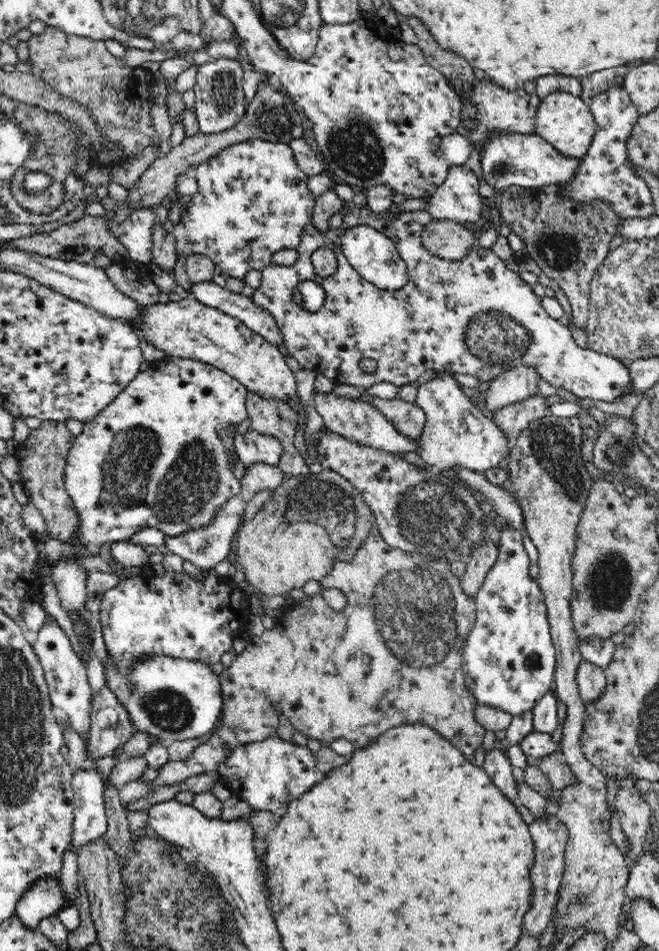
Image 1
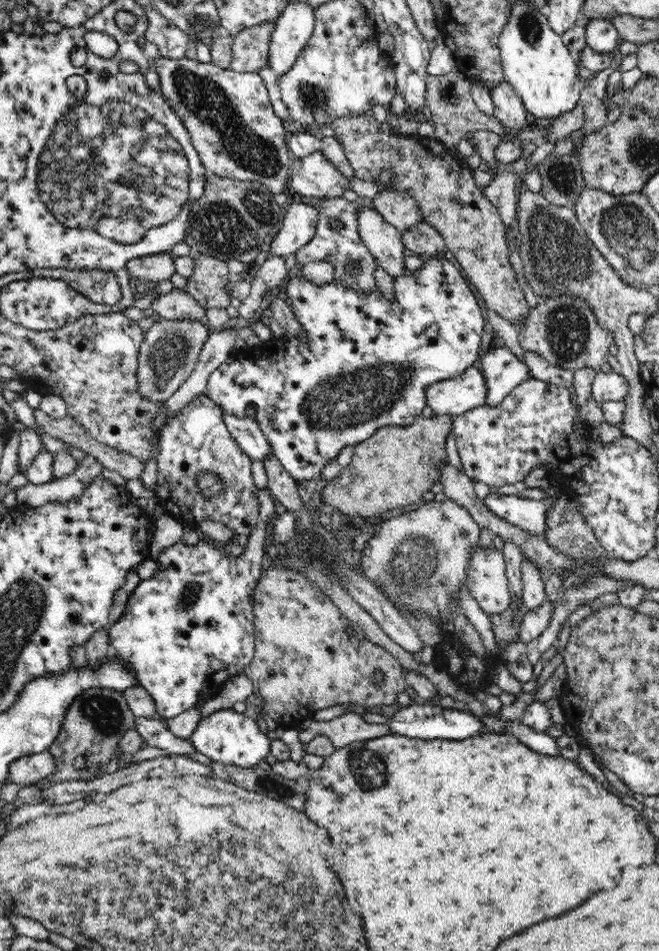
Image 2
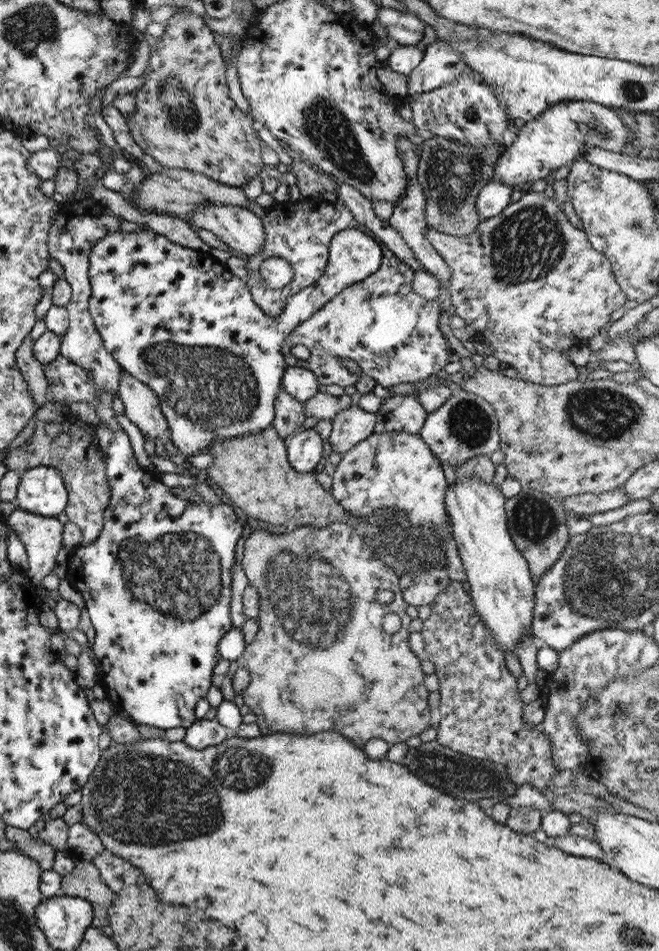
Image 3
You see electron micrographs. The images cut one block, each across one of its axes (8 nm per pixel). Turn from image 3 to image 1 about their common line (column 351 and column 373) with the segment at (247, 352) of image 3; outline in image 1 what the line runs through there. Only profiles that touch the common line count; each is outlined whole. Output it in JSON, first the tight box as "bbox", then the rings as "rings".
{"bbox":[341,226,408,292],"rings":[[[354,226],[346,231],[341,238],[341,251],[352,268],[366,279],[368,284],[394,292],[408,282],[407,267],[396,246],[384,234],[370,226]]]}

